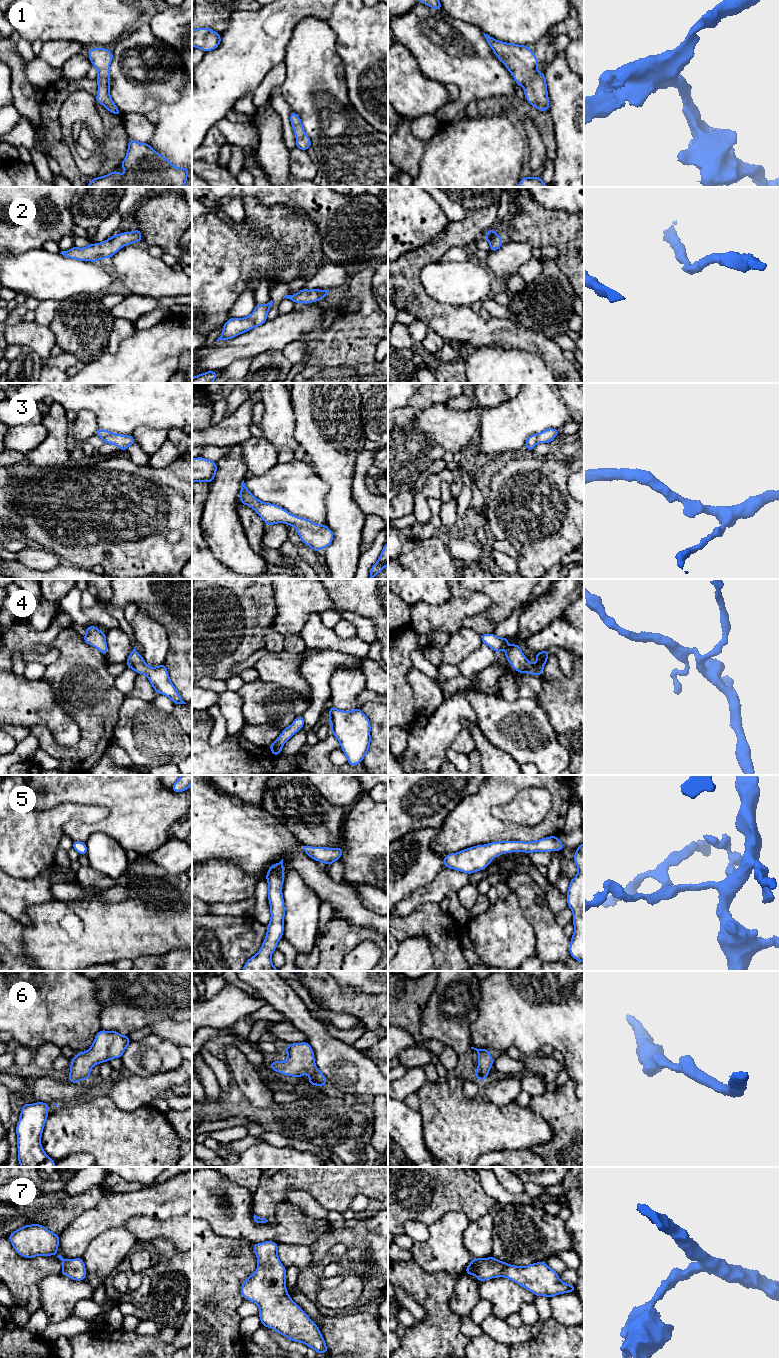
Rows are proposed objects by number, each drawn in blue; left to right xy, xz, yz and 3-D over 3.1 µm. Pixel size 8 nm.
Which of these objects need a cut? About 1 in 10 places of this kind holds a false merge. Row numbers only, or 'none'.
none

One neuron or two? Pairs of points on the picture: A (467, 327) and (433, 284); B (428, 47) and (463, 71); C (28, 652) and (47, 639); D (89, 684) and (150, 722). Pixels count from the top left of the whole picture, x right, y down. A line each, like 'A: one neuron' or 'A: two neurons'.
A: two neurons
B: one neuron
C: one neuron
D: two neurons

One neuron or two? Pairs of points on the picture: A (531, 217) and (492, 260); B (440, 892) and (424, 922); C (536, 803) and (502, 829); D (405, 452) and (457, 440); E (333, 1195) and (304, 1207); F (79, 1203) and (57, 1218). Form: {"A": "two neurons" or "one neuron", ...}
{"A": "two neurons", "B": "two neurons", "C": "two neurons", "D": "one neuron", "E": "two neurons", "F": "one neuron"}

